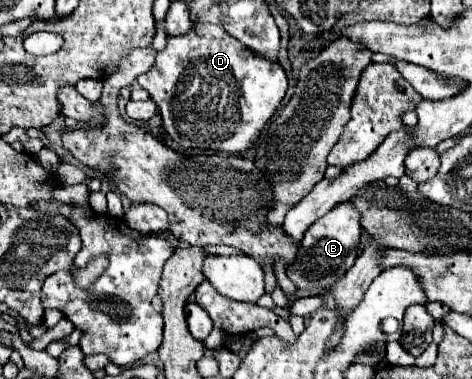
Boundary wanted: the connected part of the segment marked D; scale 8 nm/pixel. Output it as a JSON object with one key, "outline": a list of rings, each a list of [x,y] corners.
{"outline":[[[196,22],[182,36],[168,36],[166,48],[158,52],[156,64],[146,74],[138,76],[138,84],[156,102],[164,120],[164,130],[174,142],[182,148],[212,148],[224,154],[242,154],[252,148],[288,90],[288,78],[280,64],[250,54],[242,42],[226,34],[222,24],[202,22]]]}

